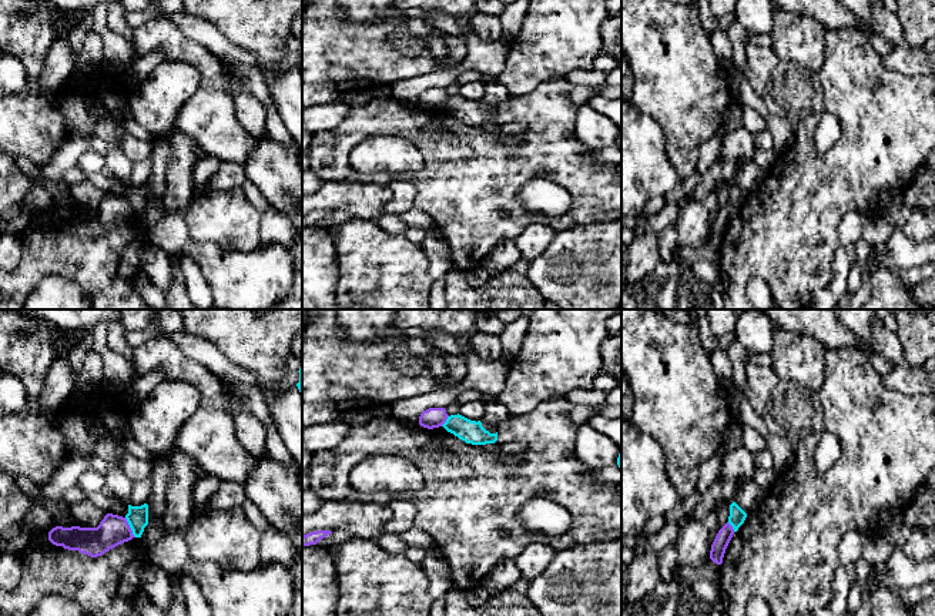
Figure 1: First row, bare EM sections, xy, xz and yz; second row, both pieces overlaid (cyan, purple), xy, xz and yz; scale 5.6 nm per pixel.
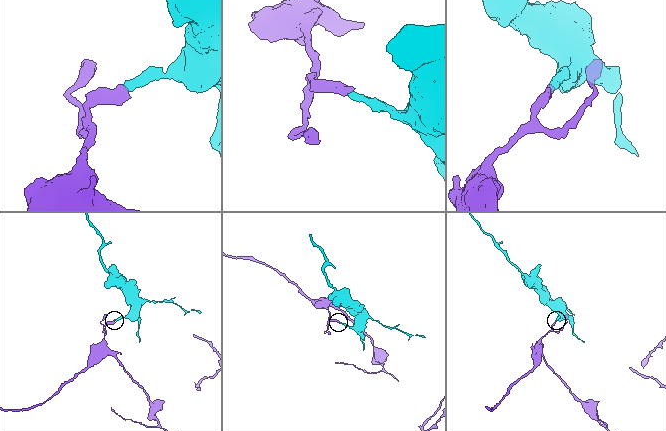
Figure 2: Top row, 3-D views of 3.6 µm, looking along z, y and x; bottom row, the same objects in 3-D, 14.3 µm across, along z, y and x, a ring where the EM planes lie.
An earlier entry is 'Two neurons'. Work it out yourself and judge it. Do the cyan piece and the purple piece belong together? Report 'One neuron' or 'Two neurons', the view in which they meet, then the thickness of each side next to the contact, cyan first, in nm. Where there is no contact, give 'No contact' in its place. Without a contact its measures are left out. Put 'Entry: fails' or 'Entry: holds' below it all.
Two neurons. Touches cyan in xy. Thickness 120 nm (cyan) against 170 nm
Entry: holds

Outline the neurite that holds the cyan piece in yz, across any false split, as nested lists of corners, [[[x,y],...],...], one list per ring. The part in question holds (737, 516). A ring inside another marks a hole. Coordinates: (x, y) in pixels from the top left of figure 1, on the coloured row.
[[[733,502],[730,505],[728,523],[733,526],[734,532],[738,530],[738,528],[744,523],[745,518],[747,513],[735,502]]]

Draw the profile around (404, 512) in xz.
[[[393,500],[389,503],[392,516],[385,525],[385,533],[401,535],[415,526],[416,506],[408,500]]]

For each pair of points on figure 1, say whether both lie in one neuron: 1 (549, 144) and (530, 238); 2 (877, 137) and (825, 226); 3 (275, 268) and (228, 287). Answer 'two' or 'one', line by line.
1: two
2: one
3: one

